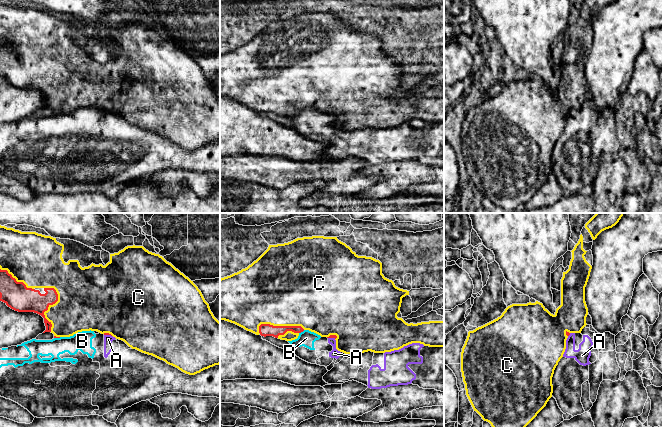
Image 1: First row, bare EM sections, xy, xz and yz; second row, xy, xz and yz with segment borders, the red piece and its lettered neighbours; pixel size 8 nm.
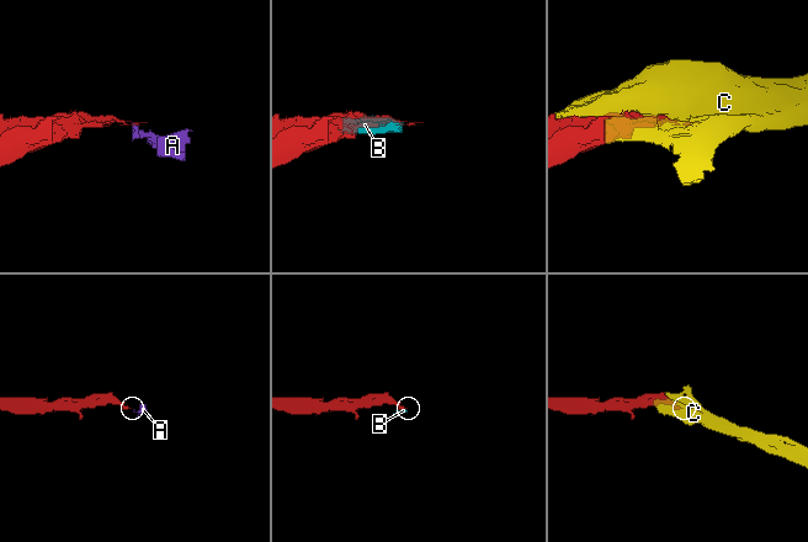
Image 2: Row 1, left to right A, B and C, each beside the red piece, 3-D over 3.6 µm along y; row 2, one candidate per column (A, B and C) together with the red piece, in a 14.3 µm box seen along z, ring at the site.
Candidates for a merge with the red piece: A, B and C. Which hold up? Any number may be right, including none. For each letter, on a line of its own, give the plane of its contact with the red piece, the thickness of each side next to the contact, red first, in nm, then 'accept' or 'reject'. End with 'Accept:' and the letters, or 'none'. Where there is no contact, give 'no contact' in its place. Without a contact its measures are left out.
A: contact in xy; calibres 20 and 70 nm; reject
B: contact in xz; calibres 90 and 130 nm; reject
C: contact in xy; calibres 200 and 400 nm; accept
Accept: C

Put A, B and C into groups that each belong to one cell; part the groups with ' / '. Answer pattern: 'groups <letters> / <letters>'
groups A B / C

